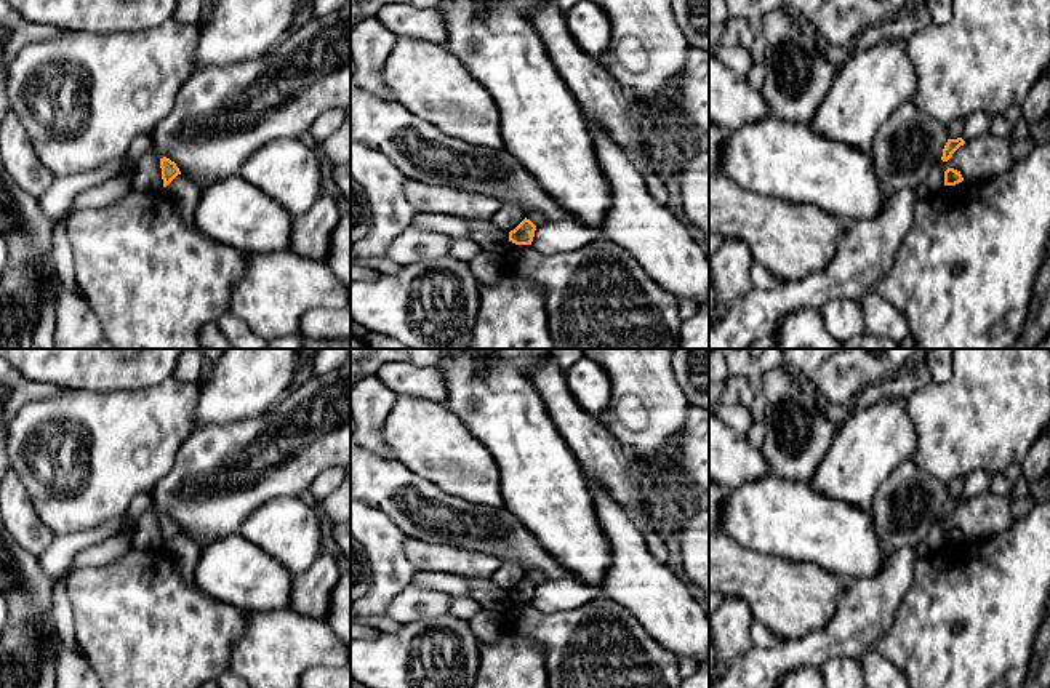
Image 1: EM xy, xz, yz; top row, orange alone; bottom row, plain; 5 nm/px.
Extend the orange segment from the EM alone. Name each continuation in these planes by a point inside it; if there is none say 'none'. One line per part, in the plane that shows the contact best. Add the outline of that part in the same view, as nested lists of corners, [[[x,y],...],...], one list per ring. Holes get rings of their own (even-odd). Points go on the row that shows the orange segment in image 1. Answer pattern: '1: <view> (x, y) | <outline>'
none

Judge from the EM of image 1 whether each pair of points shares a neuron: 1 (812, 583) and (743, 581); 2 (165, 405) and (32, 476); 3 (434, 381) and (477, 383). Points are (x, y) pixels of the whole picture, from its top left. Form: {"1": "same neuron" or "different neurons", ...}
{"1": "same neuron", "2": "same neuron", "3": "different neurons"}

